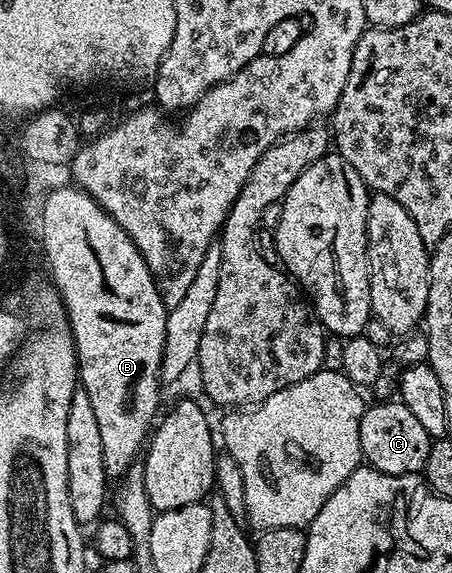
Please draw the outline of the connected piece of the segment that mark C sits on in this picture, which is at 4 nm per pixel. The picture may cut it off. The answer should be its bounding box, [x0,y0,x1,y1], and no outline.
[360,399,433,475]

